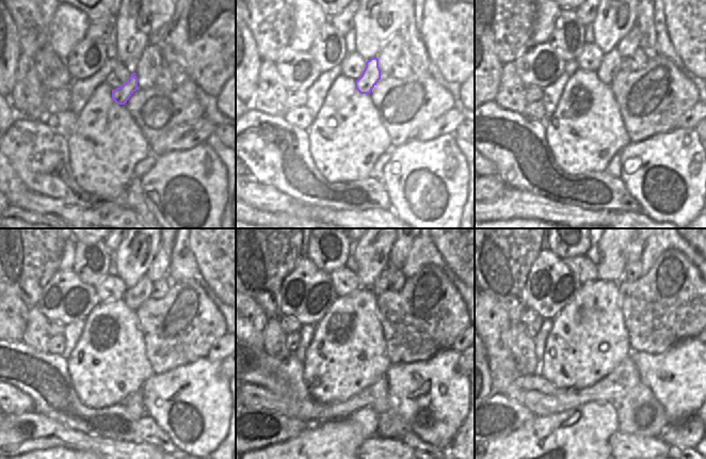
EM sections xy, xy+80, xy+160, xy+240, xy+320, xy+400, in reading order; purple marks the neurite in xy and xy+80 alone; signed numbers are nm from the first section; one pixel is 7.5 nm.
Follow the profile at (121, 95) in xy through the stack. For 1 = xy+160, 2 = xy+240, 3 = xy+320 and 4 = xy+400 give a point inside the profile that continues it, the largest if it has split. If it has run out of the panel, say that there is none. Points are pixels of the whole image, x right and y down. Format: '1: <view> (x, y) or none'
1: xy+160 (611, 64)
2: xy+240 (133, 298)
3: xy+320 (381, 285)
4: xy+400 (634, 252)

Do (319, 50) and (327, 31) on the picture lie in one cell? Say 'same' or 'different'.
same

